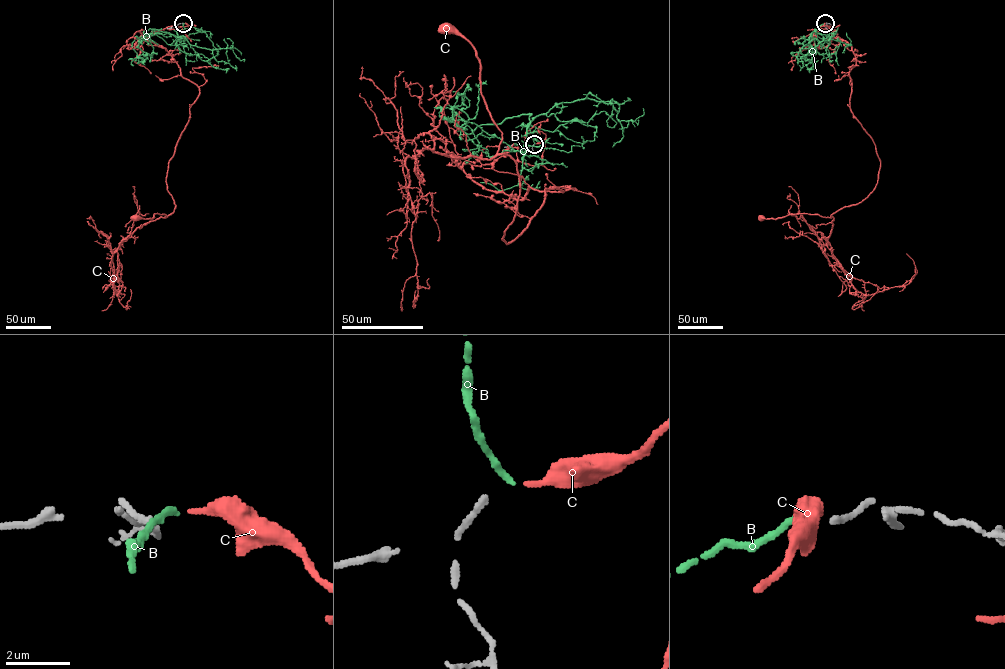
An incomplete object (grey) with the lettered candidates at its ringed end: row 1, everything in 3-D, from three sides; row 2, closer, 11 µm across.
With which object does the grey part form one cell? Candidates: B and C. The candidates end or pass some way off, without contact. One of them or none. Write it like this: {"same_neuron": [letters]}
{"same_neuron": []}

